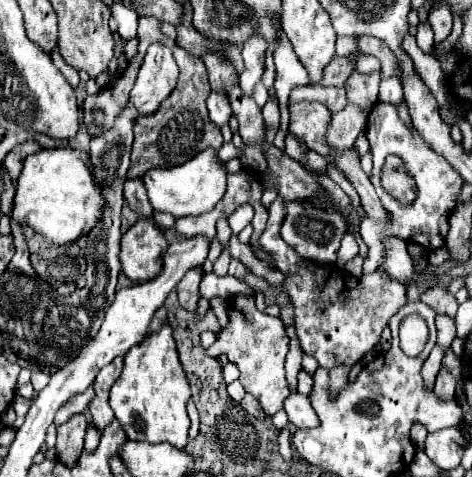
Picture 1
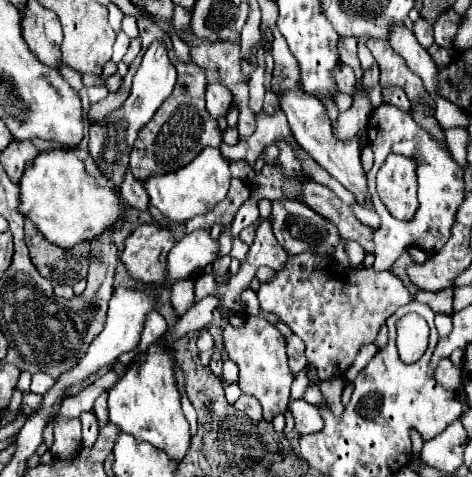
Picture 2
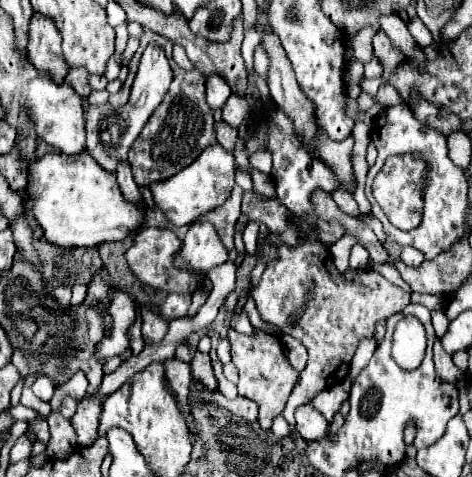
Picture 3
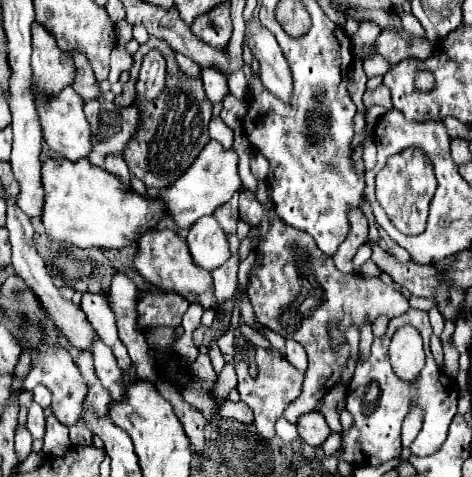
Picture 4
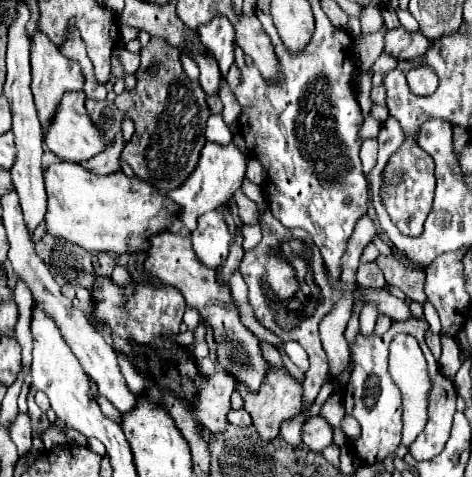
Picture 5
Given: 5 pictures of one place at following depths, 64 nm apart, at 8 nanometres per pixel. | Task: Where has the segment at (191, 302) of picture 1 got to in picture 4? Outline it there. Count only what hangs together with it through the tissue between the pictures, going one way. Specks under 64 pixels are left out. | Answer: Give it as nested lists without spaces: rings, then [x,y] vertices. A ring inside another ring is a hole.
[[[174,292],[142,294],[138,302],[138,324],[142,330],[148,326],[178,326],[186,310],[188,300]]]

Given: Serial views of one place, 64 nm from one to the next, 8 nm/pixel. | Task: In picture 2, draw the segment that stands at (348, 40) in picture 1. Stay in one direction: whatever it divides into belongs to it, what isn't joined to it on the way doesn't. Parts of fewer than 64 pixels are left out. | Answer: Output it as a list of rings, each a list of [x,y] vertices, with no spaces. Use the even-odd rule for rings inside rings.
[[[343,37],[338,42],[338,50],[340,56],[340,62],[348,64],[354,68],[356,76],[356,85],[360,85],[360,78],[362,77],[362,70],[360,67],[360,61],[357,56],[357,38],[355,37]]]

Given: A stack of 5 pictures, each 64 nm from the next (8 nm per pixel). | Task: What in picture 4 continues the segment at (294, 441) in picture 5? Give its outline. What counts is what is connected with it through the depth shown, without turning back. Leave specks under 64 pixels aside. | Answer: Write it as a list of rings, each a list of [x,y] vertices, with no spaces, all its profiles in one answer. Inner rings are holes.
[[[280,418],[276,422],[276,436],[282,438],[282,440],[286,440],[286,442],[292,442],[292,440],[298,438],[298,432],[296,432],[296,426],[294,424],[290,424],[288,420]]]

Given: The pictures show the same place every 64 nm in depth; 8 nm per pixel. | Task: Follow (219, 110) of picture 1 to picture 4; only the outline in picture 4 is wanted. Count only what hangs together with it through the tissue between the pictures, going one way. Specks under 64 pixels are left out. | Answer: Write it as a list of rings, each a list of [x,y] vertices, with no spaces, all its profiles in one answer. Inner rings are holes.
[[[206,68],[202,70],[202,82],[204,82],[204,90],[206,90],[206,96],[212,104],[218,104],[224,100],[224,96],[230,92],[228,90],[228,82],[226,82],[226,76],[216,70],[216,68]]]

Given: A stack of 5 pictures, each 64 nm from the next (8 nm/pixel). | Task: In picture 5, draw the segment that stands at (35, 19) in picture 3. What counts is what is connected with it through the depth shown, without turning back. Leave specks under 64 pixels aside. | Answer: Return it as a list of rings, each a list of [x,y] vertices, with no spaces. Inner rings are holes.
[[[36,32],[32,36],[30,60],[32,60],[32,94],[34,94],[34,102],[36,102],[40,122],[46,128],[48,120],[52,120],[52,112],[56,110],[56,104],[60,102],[60,96],[66,90],[80,90],[84,76],[80,72],[80,66],[74,60],[68,60],[66,56],[62,56],[58,46],[52,44],[48,40],[48,36],[44,36],[44,32]]]

